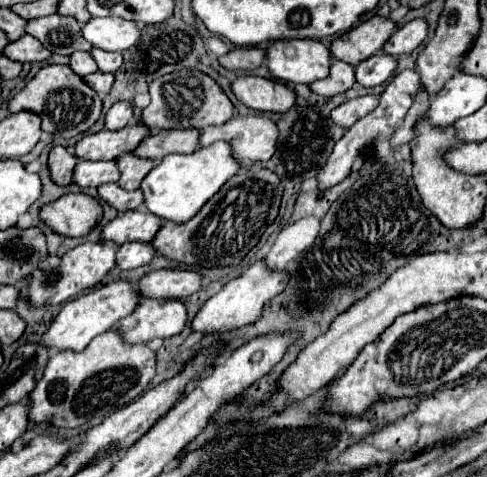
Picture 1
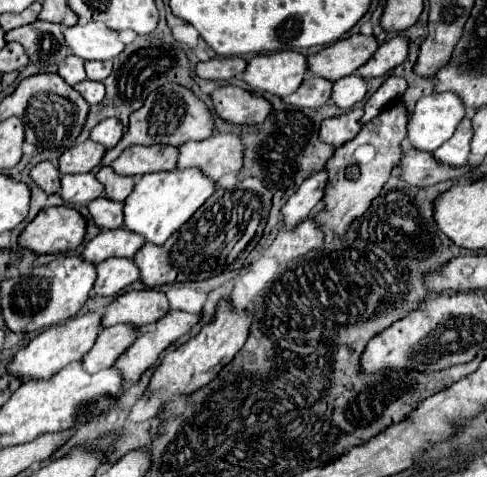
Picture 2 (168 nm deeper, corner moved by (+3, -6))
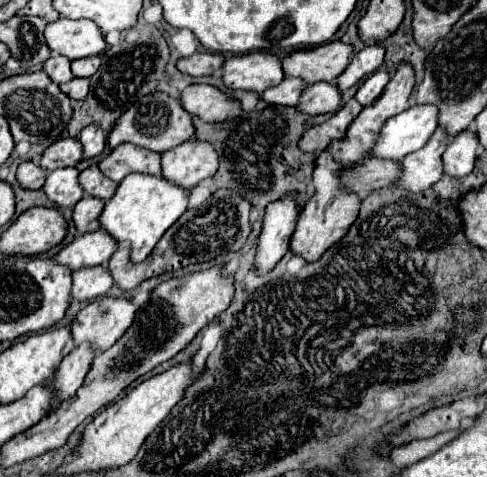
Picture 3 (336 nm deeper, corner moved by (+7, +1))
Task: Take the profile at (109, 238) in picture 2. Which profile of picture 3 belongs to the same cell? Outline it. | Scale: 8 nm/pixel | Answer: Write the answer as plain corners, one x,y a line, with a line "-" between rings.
103,229
93,233
81,233
73,239
73,243
65,245
57,255
55,261
61,265
75,269
89,267
89,265
107,265
109,257
117,251
117,241
103,233

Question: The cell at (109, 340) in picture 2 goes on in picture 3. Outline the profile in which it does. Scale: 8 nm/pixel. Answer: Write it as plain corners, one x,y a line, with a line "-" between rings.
77,345
67,357
65,361
61,361
59,369
53,375
53,385
59,391
61,401
69,399
85,381
85,373
89,369
89,365
93,363
93,357
97,355
97,351
89,345

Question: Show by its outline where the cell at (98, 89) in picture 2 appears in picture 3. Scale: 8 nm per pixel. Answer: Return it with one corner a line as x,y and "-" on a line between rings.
75,77
67,83
61,83
59,85
63,93
67,93
71,99
85,99
87,93
89,93
89,79
81,79
81,77

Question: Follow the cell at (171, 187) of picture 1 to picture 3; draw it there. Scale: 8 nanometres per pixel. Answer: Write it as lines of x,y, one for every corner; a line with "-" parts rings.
133,173
119,183
117,193
107,201
99,221
101,221
101,227
111,237
115,237
119,243
127,241
131,245
133,261
143,261
157,245
161,235
185,213
187,205
189,205
187,189
173,185
173,181
165,181
165,177
161,175

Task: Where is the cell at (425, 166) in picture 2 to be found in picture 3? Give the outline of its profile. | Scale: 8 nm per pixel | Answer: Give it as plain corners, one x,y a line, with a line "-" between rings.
367,157
359,167
347,169
343,173
343,183
347,189
357,193
383,189
397,181
397,169
401,169
401,161
381,161
379,157

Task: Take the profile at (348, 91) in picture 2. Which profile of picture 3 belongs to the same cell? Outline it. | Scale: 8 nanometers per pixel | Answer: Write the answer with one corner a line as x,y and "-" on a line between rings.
319,81
303,91
303,97
297,107
303,113
319,115
337,111
339,103
341,103
341,89
335,85
335,81

